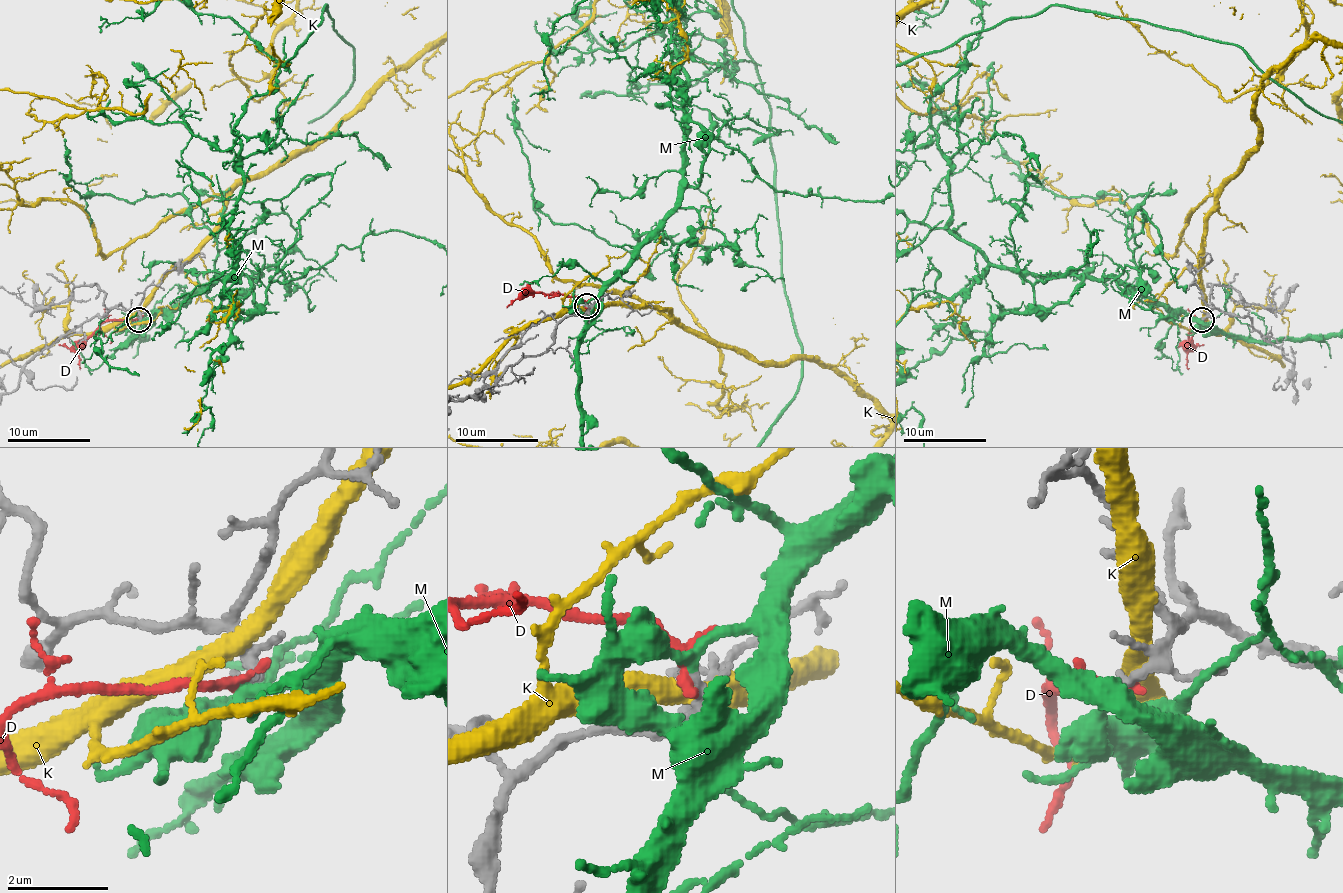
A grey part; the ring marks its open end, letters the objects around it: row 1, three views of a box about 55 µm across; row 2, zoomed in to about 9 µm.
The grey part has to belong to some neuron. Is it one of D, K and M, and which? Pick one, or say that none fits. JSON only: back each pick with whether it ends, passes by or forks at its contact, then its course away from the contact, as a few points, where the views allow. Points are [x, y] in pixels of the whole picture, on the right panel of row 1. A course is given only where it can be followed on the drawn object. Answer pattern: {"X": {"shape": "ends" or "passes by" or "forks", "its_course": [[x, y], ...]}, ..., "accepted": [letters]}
{"M": {"shape": "passes by"}, "accepted": ["M"]}

